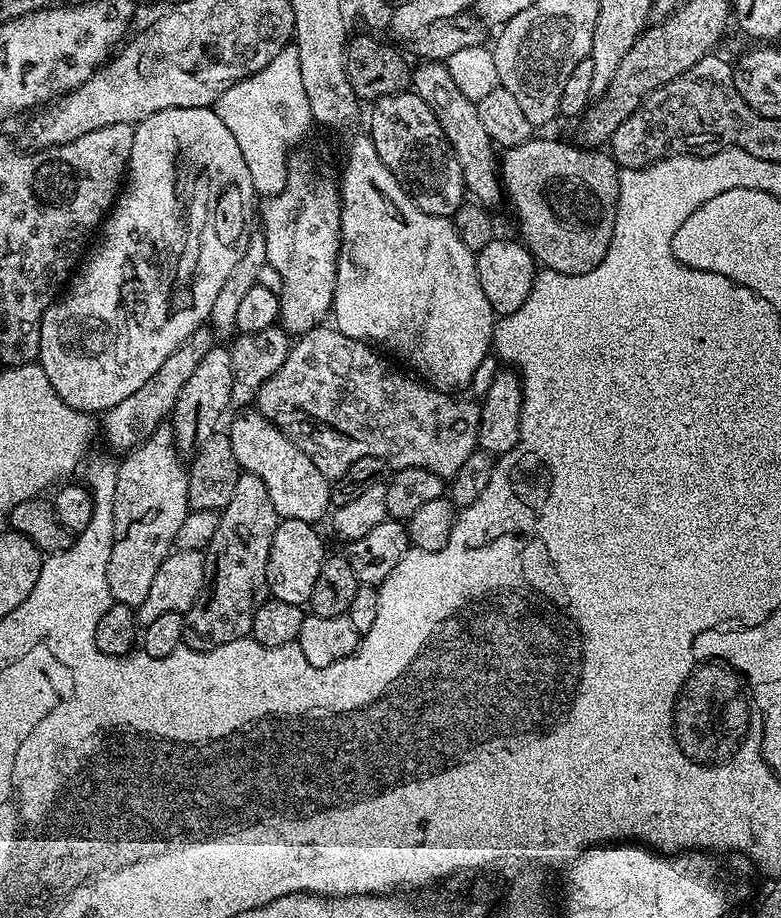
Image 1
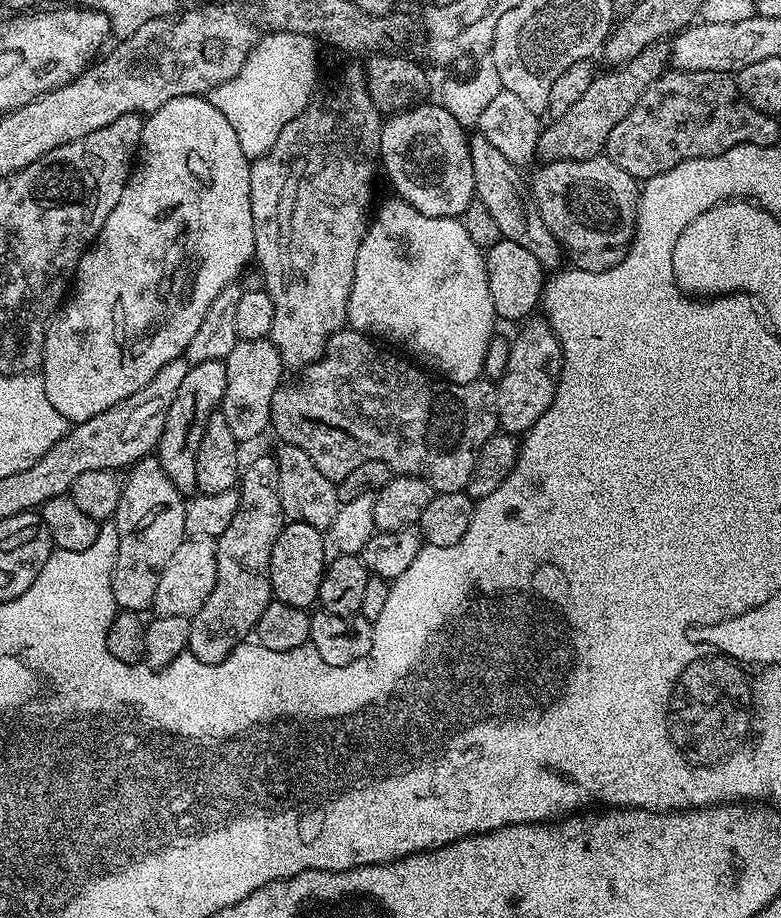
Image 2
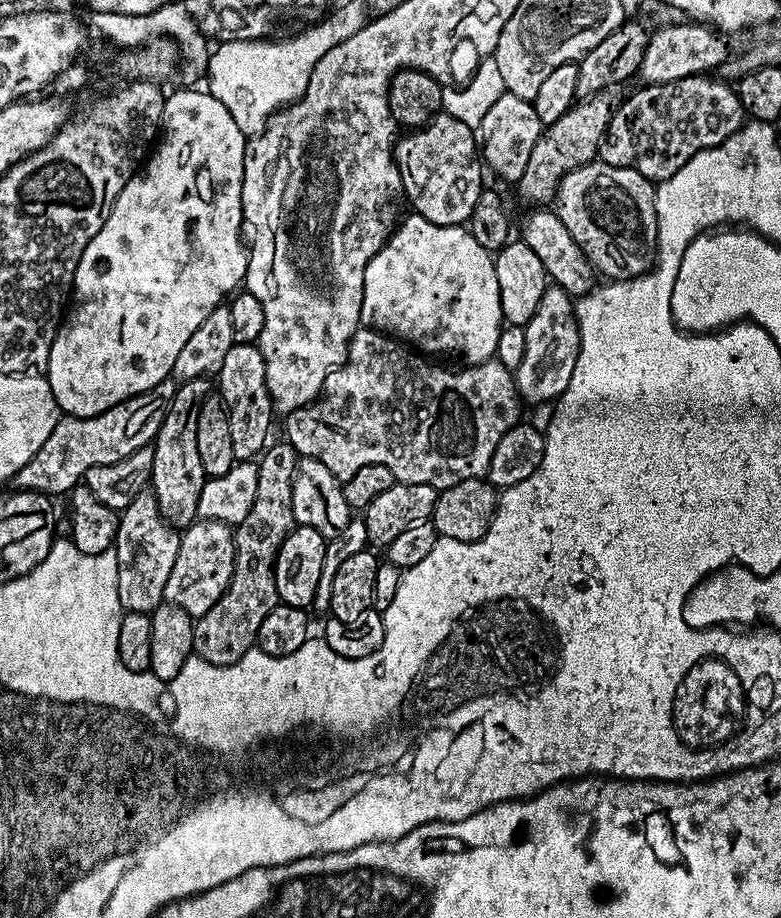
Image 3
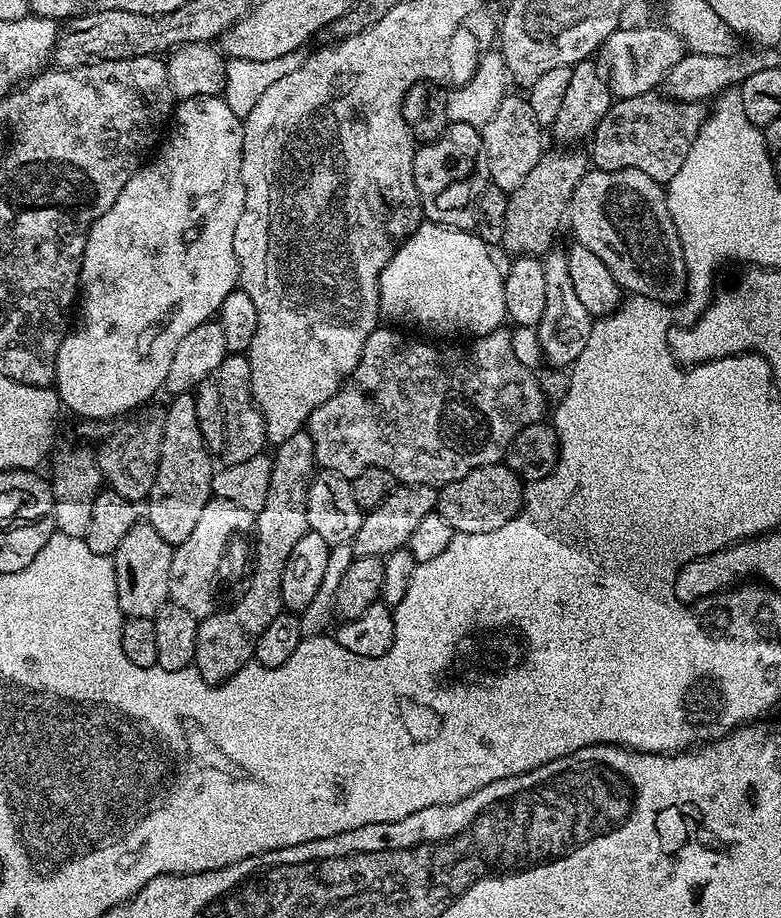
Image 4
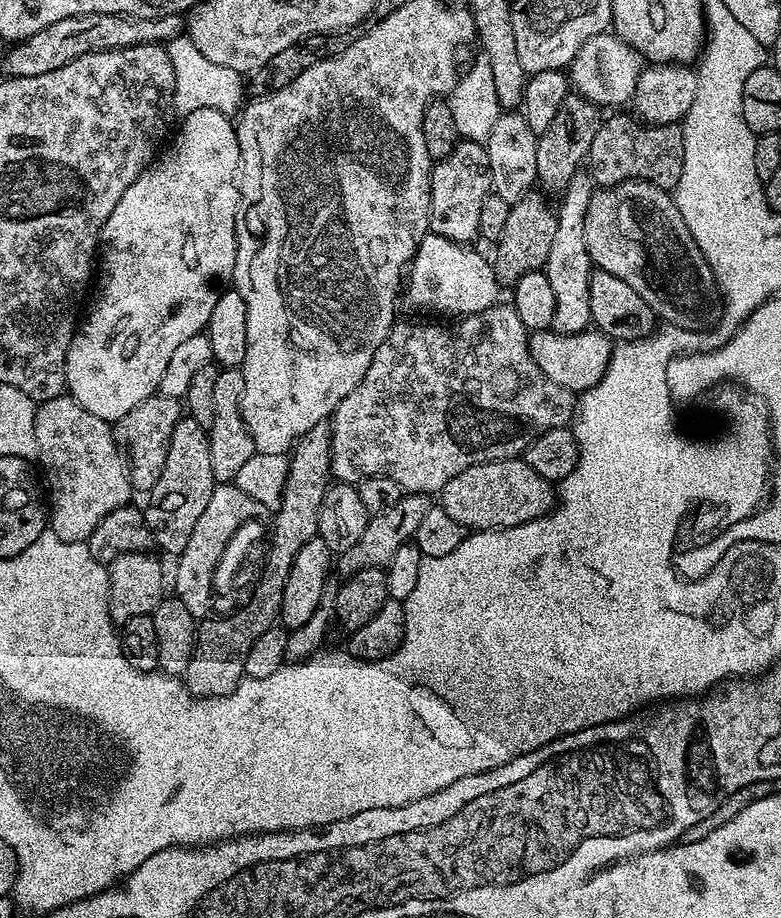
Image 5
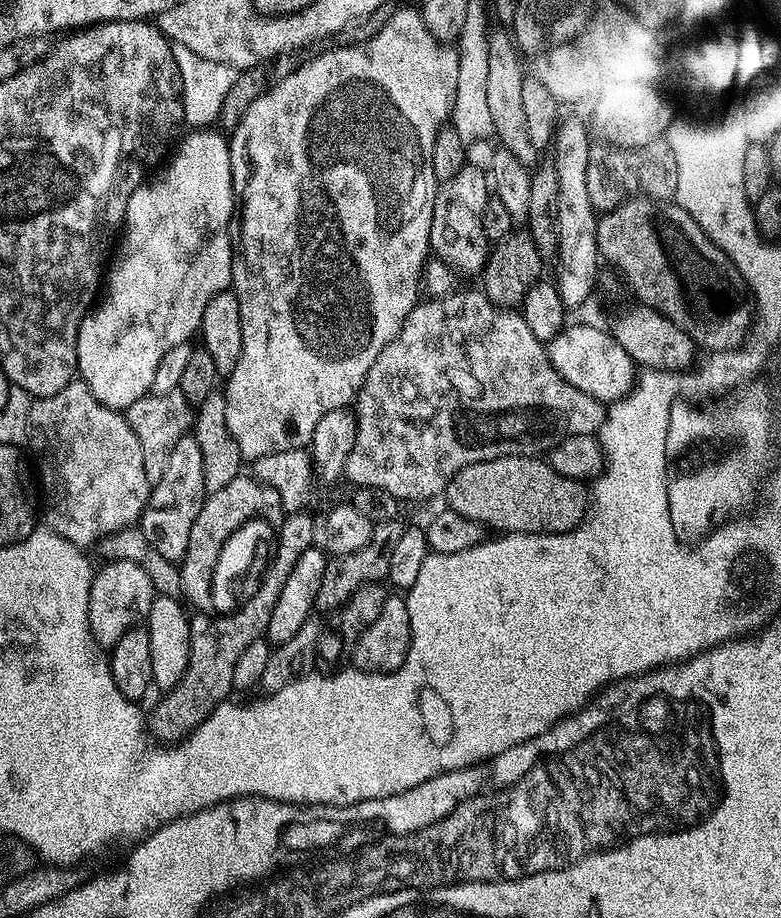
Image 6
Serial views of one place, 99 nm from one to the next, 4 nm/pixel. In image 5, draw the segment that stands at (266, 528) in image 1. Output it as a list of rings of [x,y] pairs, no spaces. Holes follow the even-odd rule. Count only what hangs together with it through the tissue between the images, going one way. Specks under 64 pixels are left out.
[[[327,423],[316,424],[296,441],[290,452],[286,486],[280,497],[280,507],[275,509],[276,521],[270,524],[270,543],[266,548],[260,575],[255,581],[252,595],[244,605],[228,615],[217,615],[199,621],[196,629],[196,649],[190,666],[183,674],[189,692],[202,696],[225,696],[245,679],[244,663],[254,638],[277,623],[282,606],[282,590],[286,590],[286,578],[290,566],[294,566],[294,554],[318,535],[320,507],[330,487],[332,476],[332,430]]]

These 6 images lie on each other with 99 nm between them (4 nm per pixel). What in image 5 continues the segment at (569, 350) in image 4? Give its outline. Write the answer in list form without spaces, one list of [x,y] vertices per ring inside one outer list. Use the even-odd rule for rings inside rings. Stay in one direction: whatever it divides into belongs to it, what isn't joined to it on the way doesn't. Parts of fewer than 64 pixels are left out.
[[[581,170],[568,183],[568,188],[562,193],[564,205],[559,205],[558,208],[554,246],[550,246],[550,258],[546,271],[556,298],[556,313],[552,319],[552,328],[560,334],[582,332],[592,324],[590,282],[594,265],[586,246],[586,216],[590,210],[593,191],[594,181],[591,175]]]

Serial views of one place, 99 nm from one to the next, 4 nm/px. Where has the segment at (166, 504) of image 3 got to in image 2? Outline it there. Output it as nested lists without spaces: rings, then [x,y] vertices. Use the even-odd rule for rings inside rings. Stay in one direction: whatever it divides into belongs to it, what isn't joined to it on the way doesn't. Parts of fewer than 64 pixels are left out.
[[[222,360],[198,362],[189,367],[186,379],[182,381],[177,396],[166,414],[166,426],[158,445],[158,459],[166,478],[183,494],[196,492],[194,478],[194,458],[198,458],[198,442],[204,437],[204,427],[208,419],[219,409],[226,394],[226,366]]]

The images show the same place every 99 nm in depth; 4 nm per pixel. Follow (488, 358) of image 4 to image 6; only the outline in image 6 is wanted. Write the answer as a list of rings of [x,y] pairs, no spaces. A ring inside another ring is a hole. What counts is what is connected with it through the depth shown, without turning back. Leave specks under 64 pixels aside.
[[[453,290],[446,296],[428,298],[425,304],[424,301],[417,303],[410,315],[400,325],[399,334],[385,346],[382,354],[378,354],[374,366],[370,366],[364,379],[364,385],[356,393],[354,411],[356,413],[356,437],[354,438],[354,450],[350,450],[350,458],[346,458],[344,467],[346,480],[349,480],[352,486],[382,488],[390,494],[394,494],[396,499],[401,502],[428,500],[431,496],[439,497],[453,474],[462,470],[462,466],[467,464],[503,456],[539,457],[566,436],[577,436],[578,434],[591,436],[599,433],[604,426],[606,415],[605,405],[601,401],[578,390],[578,386],[566,382],[566,378],[562,378],[558,374],[558,370],[548,357],[545,341],[534,338],[534,333],[530,331],[530,326],[526,326],[523,315],[519,311],[496,307],[496,304],[490,302],[490,298],[480,290],[476,290],[476,292]]]

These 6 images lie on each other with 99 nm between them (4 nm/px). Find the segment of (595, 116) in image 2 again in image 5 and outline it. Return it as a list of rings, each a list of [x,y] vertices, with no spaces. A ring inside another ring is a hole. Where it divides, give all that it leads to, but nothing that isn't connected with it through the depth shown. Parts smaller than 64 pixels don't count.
[[[533,190],[519,197],[512,204],[510,218],[506,218],[506,227],[503,228],[499,240],[494,244],[496,279],[501,285],[515,285],[516,281],[522,279],[526,274],[541,271],[547,265],[550,258],[550,246],[554,246],[558,219],[557,209],[551,208],[547,199],[549,200],[547,195]]]

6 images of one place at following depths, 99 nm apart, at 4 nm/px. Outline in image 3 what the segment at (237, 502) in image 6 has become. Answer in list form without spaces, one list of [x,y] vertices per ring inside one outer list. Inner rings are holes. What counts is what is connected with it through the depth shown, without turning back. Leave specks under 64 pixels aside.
[[[197,519],[195,524],[183,529],[178,558],[174,558],[174,570],[166,578],[165,601],[174,606],[182,606],[186,614],[198,617],[206,614],[218,598],[230,586],[234,574],[234,528],[217,520]]]

